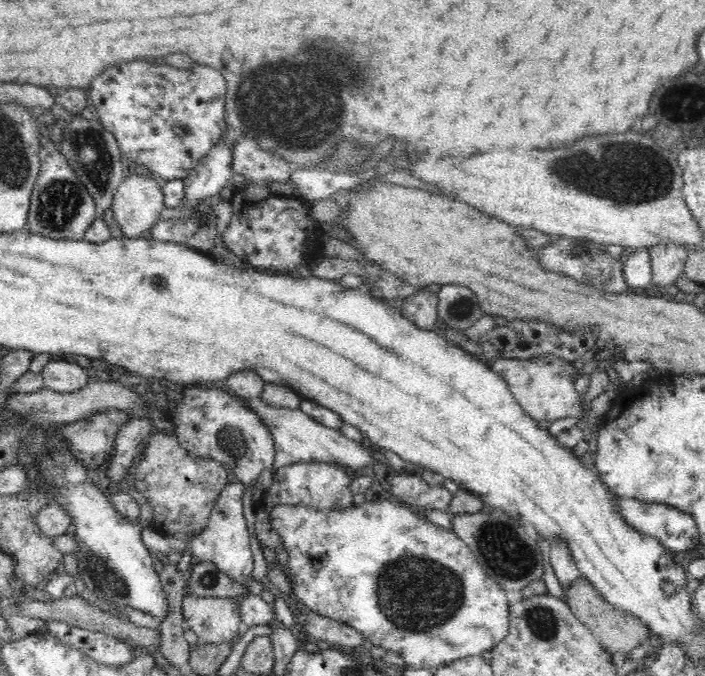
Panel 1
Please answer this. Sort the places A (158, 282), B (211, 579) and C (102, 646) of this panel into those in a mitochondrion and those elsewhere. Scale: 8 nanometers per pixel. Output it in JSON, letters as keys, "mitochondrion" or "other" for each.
{"A":"other","B":"mitochondrion","C":"other"}

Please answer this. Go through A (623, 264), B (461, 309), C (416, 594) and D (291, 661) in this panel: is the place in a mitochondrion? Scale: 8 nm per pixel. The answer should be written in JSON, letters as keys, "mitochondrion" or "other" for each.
{"A":"other","B":"mitochondrion","C":"mitochondrion","D":"other"}

